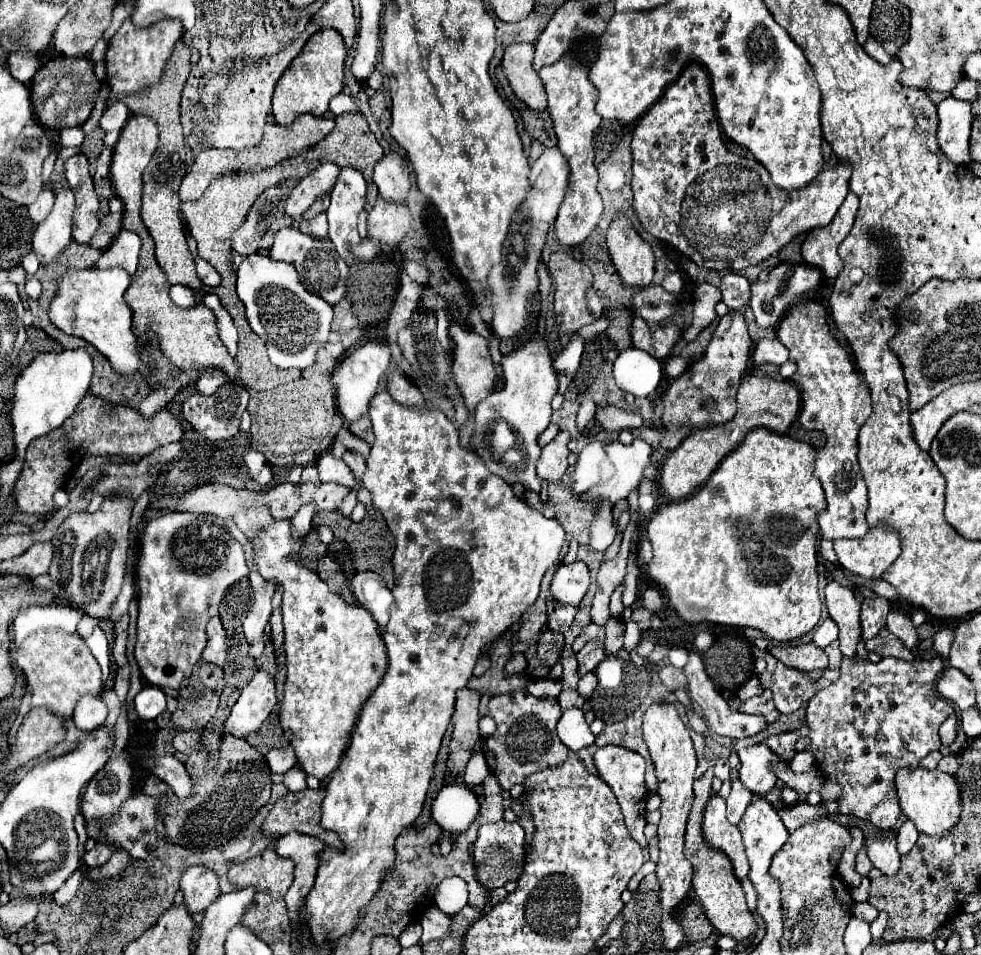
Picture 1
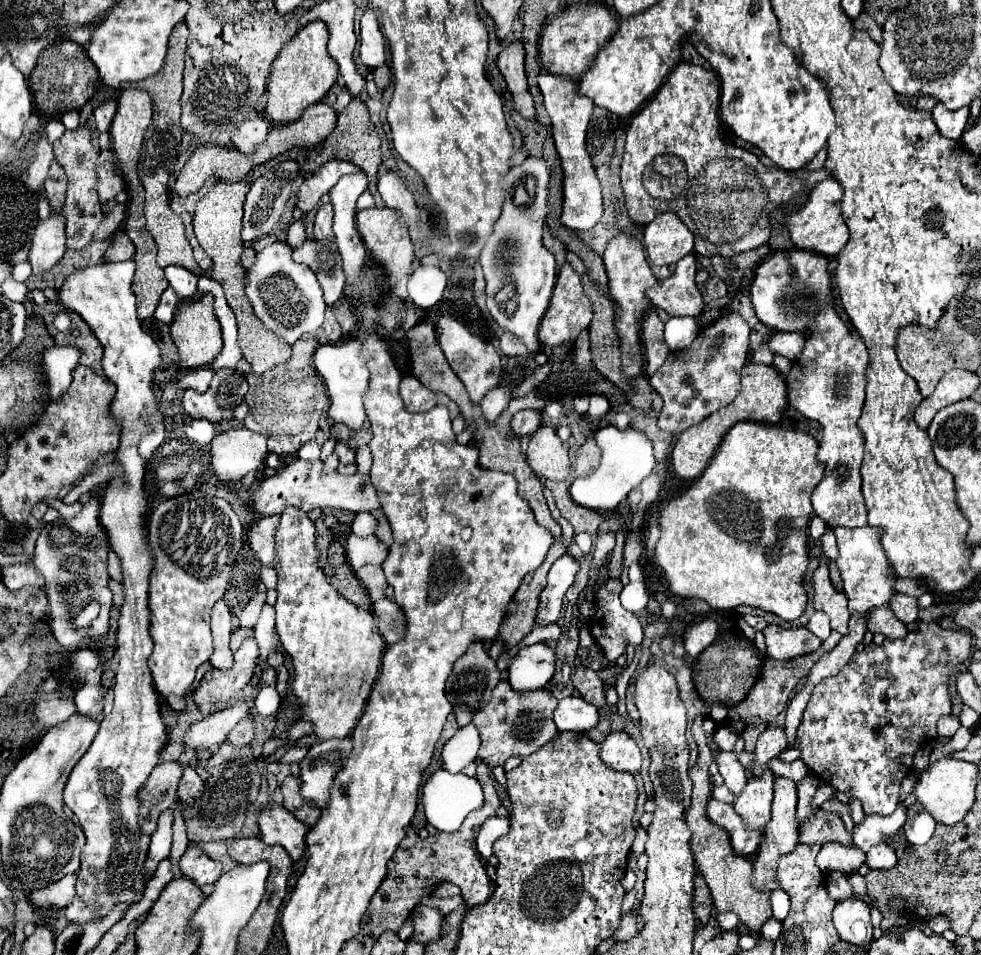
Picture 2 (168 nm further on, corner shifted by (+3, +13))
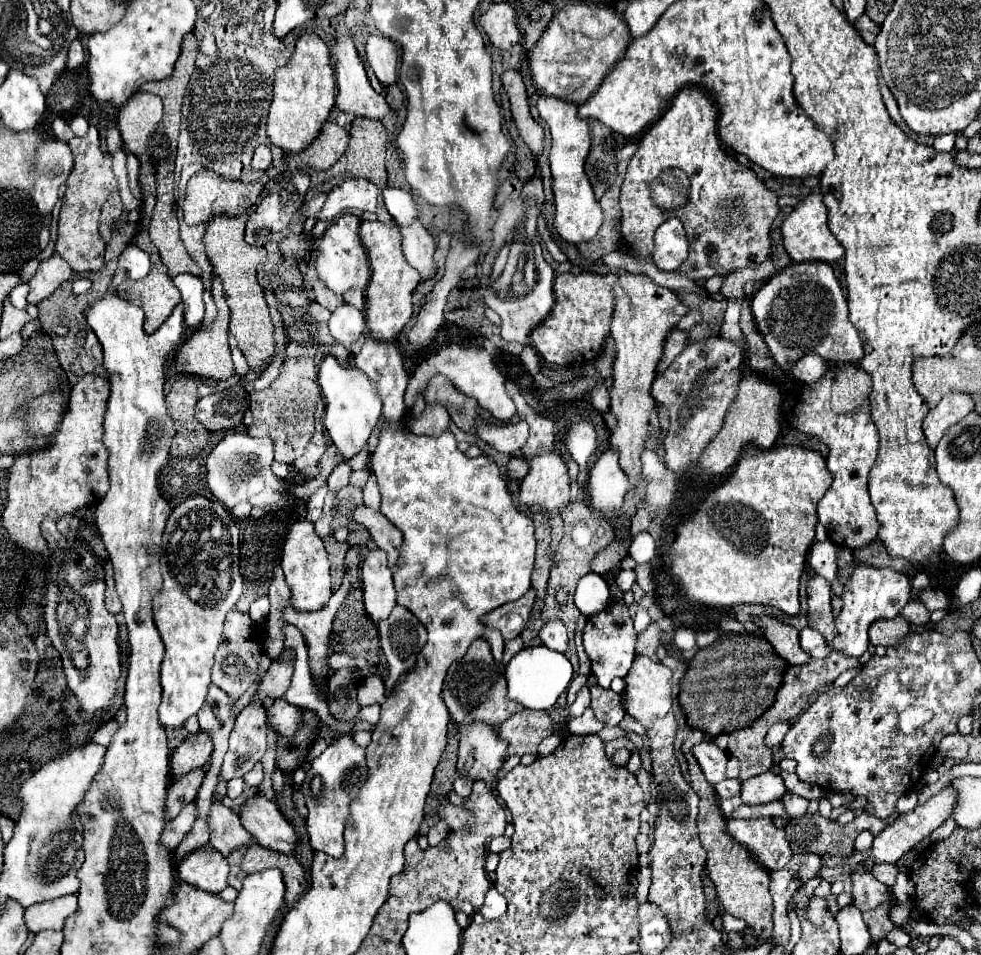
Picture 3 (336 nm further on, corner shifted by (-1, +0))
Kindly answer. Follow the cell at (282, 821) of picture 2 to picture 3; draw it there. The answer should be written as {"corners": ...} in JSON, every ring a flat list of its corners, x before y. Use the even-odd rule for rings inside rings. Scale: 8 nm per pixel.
{"corners":[[265,797,249,799,241,807,241,823,261,847,279,853,295,851,297,835,283,813,277,809,275,801,269,801]]}

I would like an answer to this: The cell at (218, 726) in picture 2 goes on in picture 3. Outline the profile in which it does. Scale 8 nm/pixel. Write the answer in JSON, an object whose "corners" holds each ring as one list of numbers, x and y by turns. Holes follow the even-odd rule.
{"corners":[[199,731,189,735,171,755,171,771,173,777,181,777,185,773,189,773,191,769,203,767,205,763,209,763,213,753,213,739,209,733]]}

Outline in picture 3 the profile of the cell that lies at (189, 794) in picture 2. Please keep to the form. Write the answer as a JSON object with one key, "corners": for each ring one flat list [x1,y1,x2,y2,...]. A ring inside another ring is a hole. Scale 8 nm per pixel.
{"corners":[[213,801,213,805,211,805,207,821,209,821,209,829,211,829,209,843,223,855,229,855,237,847,249,845,249,841,253,839,251,833,247,833,247,829,241,825,235,811,217,801]]}

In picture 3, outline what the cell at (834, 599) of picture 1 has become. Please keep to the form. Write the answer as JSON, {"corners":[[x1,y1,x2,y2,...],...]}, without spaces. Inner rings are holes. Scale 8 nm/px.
{"corners":[[813,577,807,585,809,597,809,627,819,631,827,641,833,641,839,633,835,629,835,617,831,609,831,585,825,577]]}

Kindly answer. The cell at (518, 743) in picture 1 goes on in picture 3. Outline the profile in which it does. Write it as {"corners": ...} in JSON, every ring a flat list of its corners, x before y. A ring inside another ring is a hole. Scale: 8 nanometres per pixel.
{"corners":[[523,709,513,713,497,727,497,735,507,741,505,757,523,757,523,755,537,755,539,743,555,733,555,723,547,711,529,711]]}

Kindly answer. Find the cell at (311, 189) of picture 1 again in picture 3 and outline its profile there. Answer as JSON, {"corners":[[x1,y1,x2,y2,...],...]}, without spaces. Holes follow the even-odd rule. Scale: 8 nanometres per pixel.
{"corners":[[345,179,337,183,329,193,327,201,319,213,319,221,331,221,341,215,345,209,375,211,377,205,377,187,365,179]]}

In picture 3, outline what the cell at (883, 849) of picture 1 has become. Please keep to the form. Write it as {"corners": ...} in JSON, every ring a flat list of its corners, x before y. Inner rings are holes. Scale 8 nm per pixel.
{"corners":[[877,863,877,865,873,865,871,873,873,873,875,879,879,879,881,883,885,883,887,887,893,887,899,869,897,869,897,865,893,865,893,863]]}

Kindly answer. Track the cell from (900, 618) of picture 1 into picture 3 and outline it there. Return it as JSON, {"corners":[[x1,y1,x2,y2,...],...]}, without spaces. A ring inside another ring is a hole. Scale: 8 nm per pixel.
{"corners":[[909,601,903,607,901,617,905,617,907,623,913,623,913,625,927,625,929,623,929,611,925,609,925,605,921,601]]}

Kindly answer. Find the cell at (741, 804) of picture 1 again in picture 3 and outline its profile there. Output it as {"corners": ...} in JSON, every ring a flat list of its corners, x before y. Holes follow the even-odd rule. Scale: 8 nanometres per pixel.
{"corners":[[711,739,701,741,699,745,693,747,693,755,697,757,707,781,711,785,727,779,725,771,727,771,727,753,721,751]]}

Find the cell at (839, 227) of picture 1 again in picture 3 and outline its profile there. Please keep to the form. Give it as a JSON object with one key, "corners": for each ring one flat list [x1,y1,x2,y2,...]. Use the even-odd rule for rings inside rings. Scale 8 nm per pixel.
{"corners":[[811,193,807,195,797,207,795,211,785,219,783,227,781,227,781,235,783,235,783,245,789,253,789,257,793,261,823,261,823,263,833,263,837,259,843,257,843,247,841,243,835,239,835,235,829,231,827,225,827,207,823,203,823,195,821,193]]}

